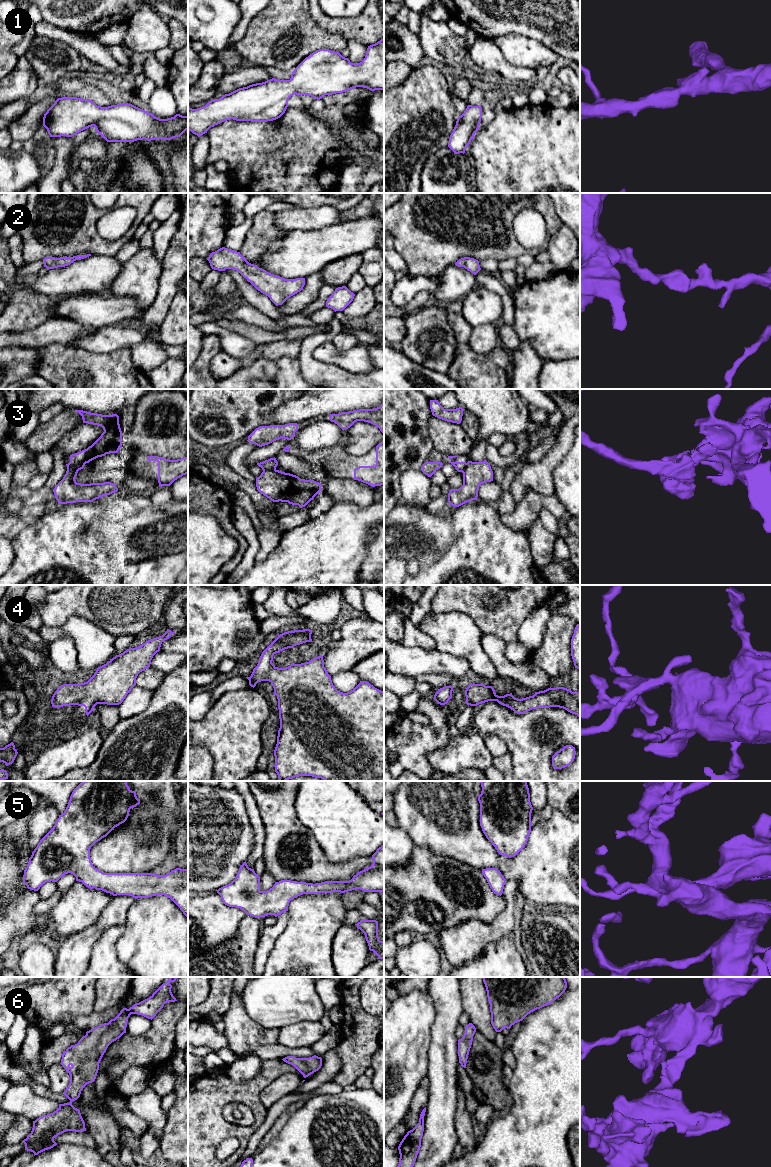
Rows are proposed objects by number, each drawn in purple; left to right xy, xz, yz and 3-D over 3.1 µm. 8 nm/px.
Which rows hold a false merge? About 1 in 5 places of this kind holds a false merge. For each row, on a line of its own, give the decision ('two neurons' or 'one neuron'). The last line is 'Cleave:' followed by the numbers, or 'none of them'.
1: one neuron
2: one neuron
3: one neuron
4: one neuron
5: one neuron
6: one neuron
Cleave: none of them

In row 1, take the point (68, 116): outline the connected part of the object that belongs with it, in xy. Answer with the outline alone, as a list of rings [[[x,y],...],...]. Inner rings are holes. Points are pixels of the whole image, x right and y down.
[[[58,98],[43,117],[50,137],[72,137],[94,126],[107,142],[171,140],[188,130],[188,116],[160,119],[132,104],[97,106],[89,99]]]

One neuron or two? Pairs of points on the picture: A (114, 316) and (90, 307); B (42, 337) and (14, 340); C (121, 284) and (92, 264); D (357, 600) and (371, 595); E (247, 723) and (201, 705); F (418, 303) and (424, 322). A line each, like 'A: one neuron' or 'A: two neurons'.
A: one neuron
B: one neuron
C: two neurons
D: two neurons
E: two neurons
F: two neurons

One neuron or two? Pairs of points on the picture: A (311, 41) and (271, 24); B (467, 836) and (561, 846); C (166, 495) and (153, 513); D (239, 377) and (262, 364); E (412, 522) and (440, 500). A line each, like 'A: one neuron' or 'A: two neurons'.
A: one neuron
B: one neuron
C: two neurons
D: one neuron
E: two neurons

